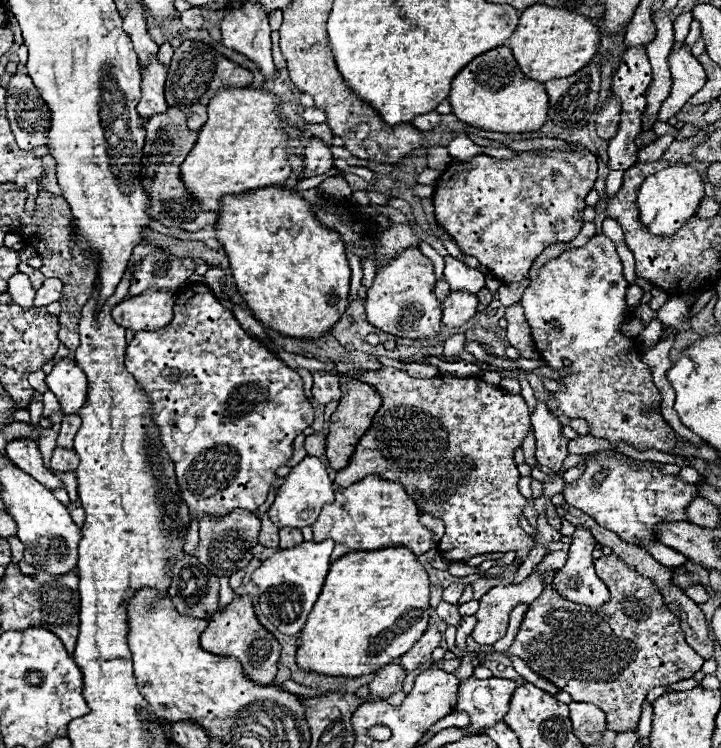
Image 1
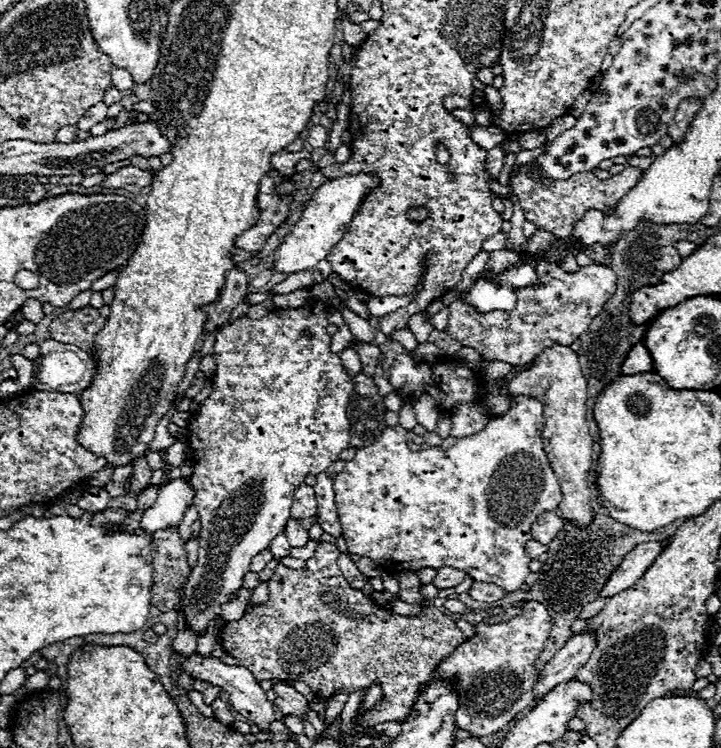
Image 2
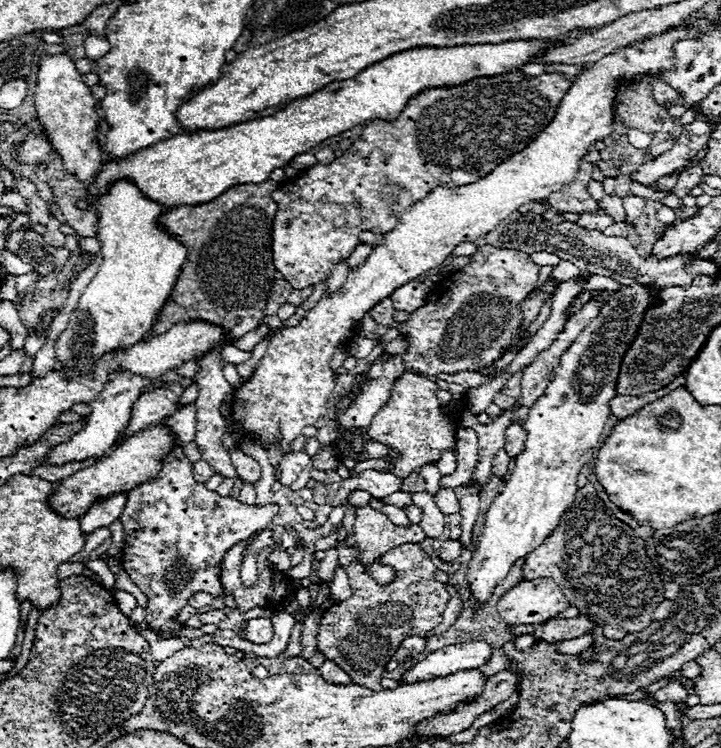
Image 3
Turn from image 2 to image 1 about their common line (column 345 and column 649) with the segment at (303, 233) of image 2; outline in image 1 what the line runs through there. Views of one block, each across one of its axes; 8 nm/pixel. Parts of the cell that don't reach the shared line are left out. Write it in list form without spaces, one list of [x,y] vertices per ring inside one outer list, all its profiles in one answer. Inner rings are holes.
[[[686,164],[668,166],[662,172],[656,172],[654,176],[648,176],[638,190],[636,206],[638,206],[640,224],[652,236],[670,238],[696,214],[702,198],[704,198],[704,186],[702,186],[702,178],[696,172],[696,168],[686,166]]]

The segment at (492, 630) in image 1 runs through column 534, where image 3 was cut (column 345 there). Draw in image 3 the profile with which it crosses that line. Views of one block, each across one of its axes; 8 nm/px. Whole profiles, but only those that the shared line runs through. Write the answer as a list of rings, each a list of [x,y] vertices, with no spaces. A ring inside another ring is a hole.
[[[338,564],[336,570],[334,570],[332,590],[334,590],[334,598],[338,598],[338,600],[346,600],[346,598],[350,598],[350,594],[352,594],[352,590],[350,590],[350,586],[348,586],[346,570],[344,570],[344,566],[340,566],[340,564]]]

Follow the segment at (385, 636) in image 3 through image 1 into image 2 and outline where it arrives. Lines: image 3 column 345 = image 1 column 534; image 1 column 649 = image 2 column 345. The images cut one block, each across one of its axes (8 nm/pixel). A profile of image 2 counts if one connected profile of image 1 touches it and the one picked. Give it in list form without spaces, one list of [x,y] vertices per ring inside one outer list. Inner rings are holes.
[[[320,542],[314,556],[306,562],[302,570],[290,570],[278,566],[274,576],[268,580],[270,596],[266,604],[246,606],[246,612],[240,620],[226,622],[218,634],[218,640],[226,654],[236,658],[238,666],[244,666],[252,672],[256,682],[262,680],[294,680],[310,686],[312,694],[320,700],[328,700],[340,692],[368,690],[372,684],[382,688],[382,700],[368,712],[362,712],[358,722],[362,726],[374,726],[388,720],[404,718],[414,700],[418,698],[420,682],[426,682],[434,668],[450,652],[460,646],[466,636],[444,612],[432,604],[420,604],[418,616],[402,616],[388,608],[380,608],[372,598],[364,596],[362,590],[356,590],[342,576],[336,560],[340,550],[330,542]]]

